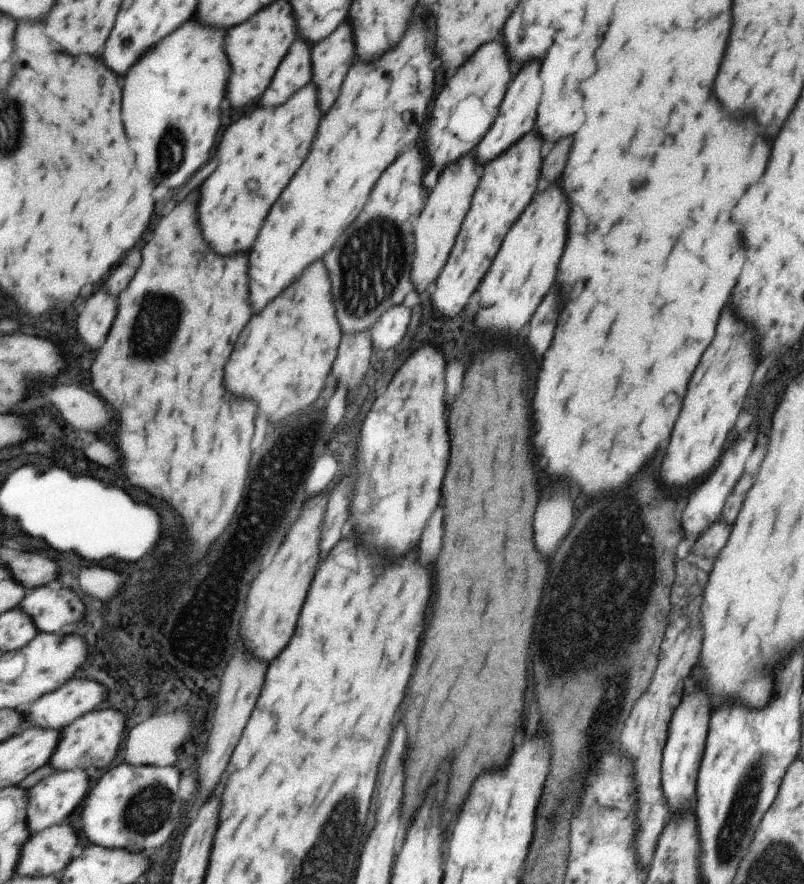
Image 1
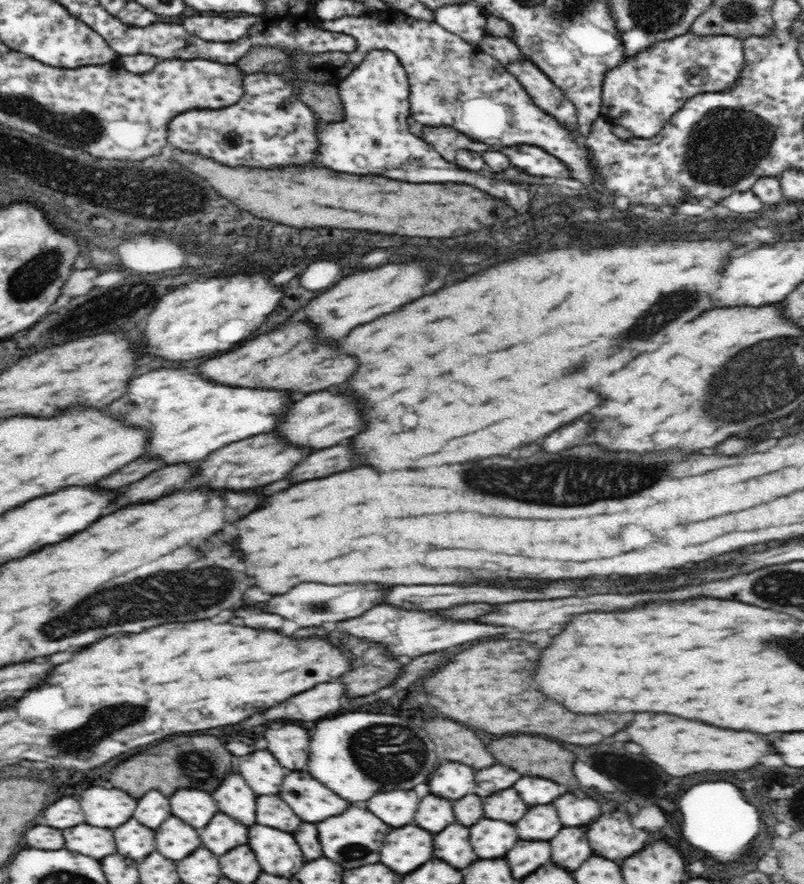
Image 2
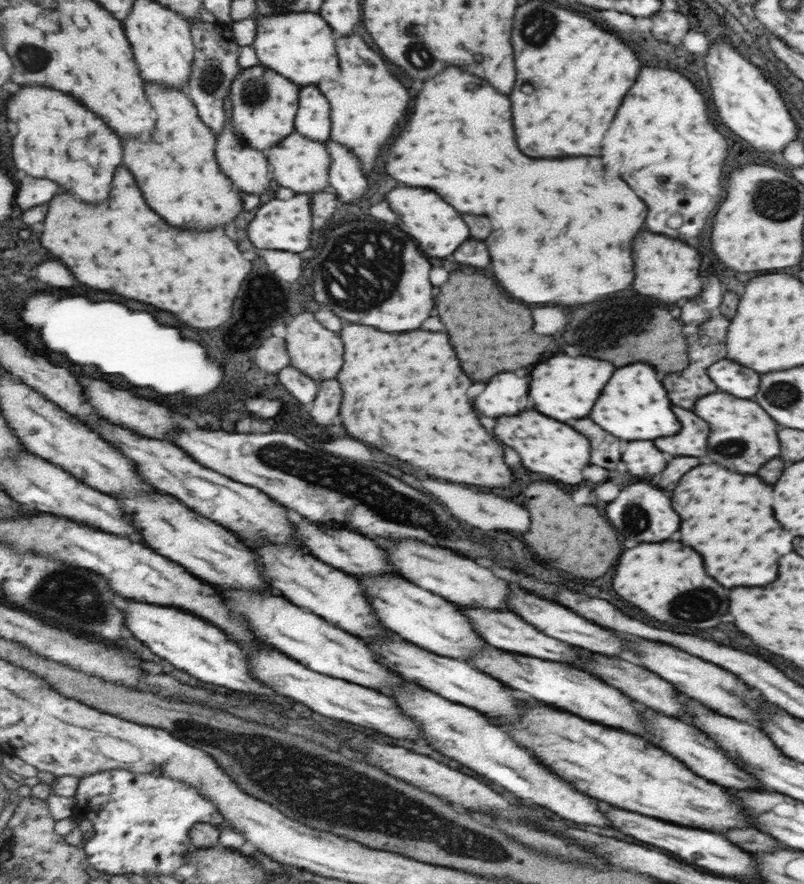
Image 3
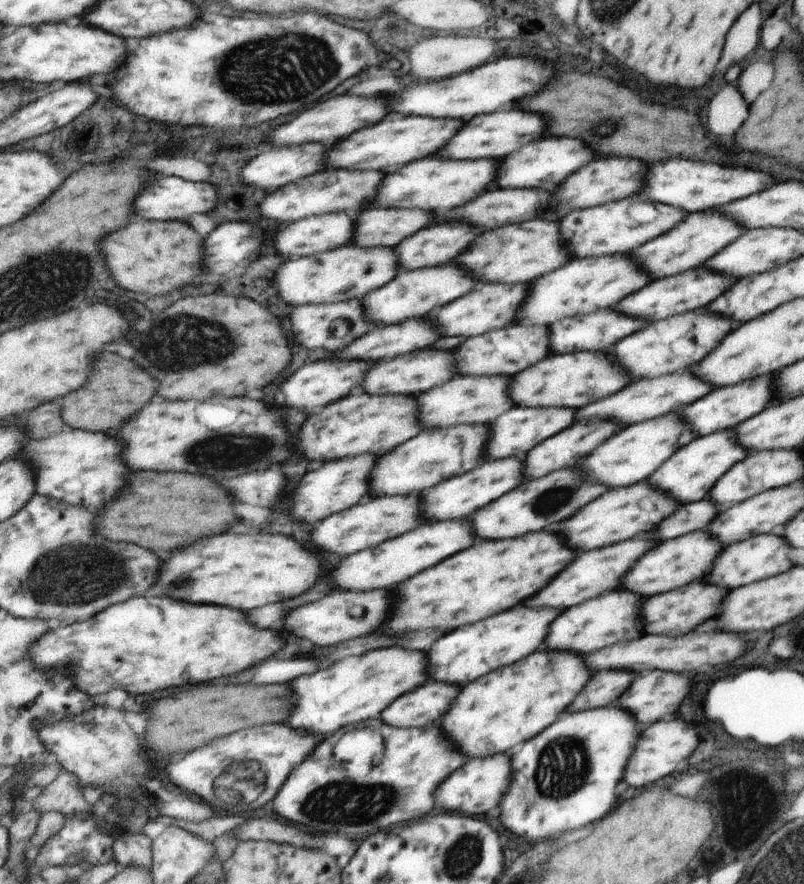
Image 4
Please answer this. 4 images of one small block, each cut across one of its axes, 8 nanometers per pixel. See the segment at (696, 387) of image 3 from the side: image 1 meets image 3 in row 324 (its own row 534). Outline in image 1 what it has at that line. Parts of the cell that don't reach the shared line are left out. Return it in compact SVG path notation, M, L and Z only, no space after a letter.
M715 520L713 524L709 524L709 528L705 532L701 532L701 536L697 536L697 540L695 540L693 548L687 552L687 556L675 564L677 580L673 584L675 592L671 592L671 604L689 604L693 620L687 620L683 624L671 624L671 628L667 628L667 640L663 640L663 652L661 652L659 668L655 670L655 678L651 680L651 688L647 688L647 692L641 696L641 702L633 706L631 716L627 718L625 730L621 732L621 736L617 740L619 748L615 748L621 756L629 756L633 760L633 768L635 768L633 776L635 776L635 784L639 790L637 814L643 814L643 848L639 848L639 852L643 852L643 860L647 860L647 864L651 862L655 840L657 840L657 836L665 824L665 818L667 818L667 802L663 798L661 782L659 782L659 766L661 766L659 760L663 754L663 744L667 740L667 730L669 730L669 720L673 716L673 710L679 704L679 696L683 696L683 692L687 692L687 688L683 688L683 680L689 676L689 670L691 670L691 666L697 664L697 656L699 656L701 590L707 582L707 574L711 574L709 570L713 570L715 558L723 550L727 534L729 534L729 524L725 524L723 520Z

